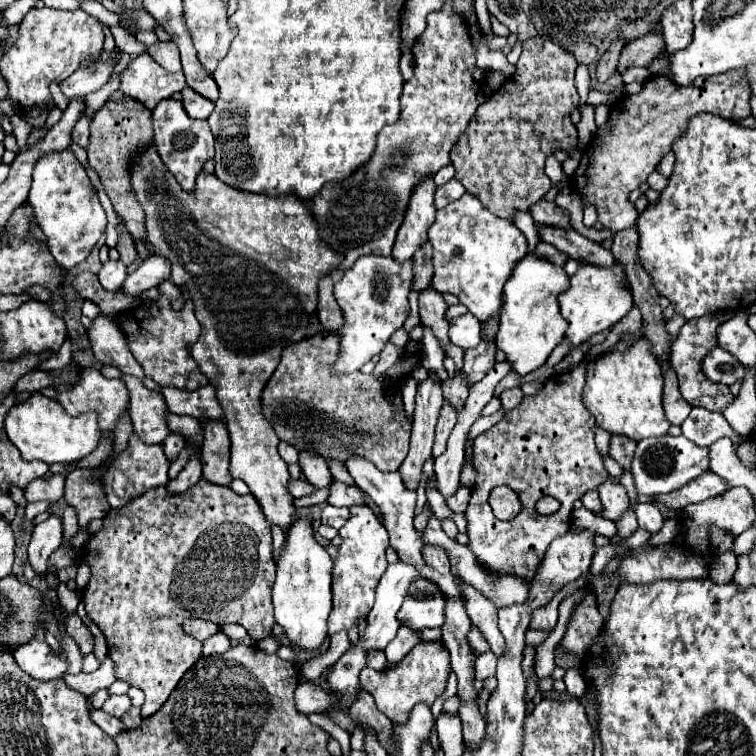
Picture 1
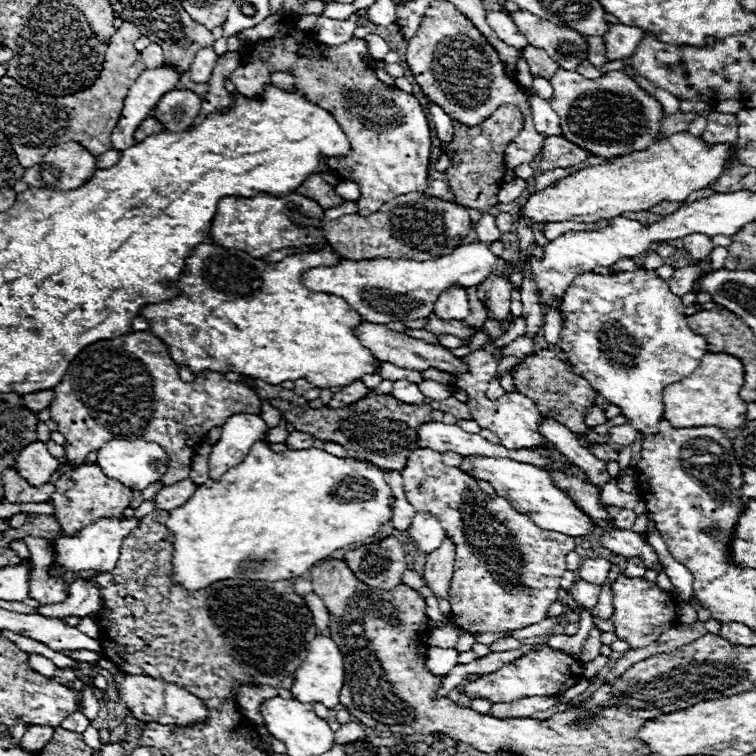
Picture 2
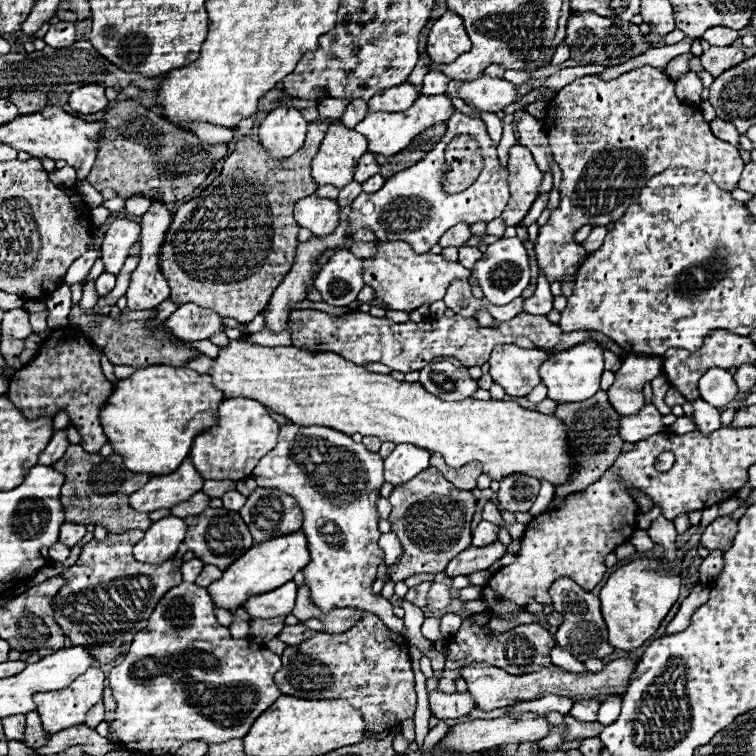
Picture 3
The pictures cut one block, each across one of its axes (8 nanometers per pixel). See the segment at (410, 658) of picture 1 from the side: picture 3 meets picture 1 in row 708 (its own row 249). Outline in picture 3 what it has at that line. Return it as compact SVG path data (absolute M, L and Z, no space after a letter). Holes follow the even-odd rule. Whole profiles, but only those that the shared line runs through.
M378 242L378 254L362 262L362 278L388 310L412 312L426 302L442 300L450 282L454 278L470 278L470 270L462 268L458 262L444 260L440 254L416 254L406 242Z

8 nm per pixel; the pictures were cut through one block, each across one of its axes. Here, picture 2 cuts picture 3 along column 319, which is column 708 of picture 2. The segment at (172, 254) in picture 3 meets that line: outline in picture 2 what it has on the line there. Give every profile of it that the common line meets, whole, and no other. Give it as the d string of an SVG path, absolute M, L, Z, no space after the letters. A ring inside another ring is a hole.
M714 112L708 116L708 124L706 130L702 134L702 140L712 146L712 144L730 144L732 148L736 148L736 140L738 140L738 122L734 114L722 114L722 112Z

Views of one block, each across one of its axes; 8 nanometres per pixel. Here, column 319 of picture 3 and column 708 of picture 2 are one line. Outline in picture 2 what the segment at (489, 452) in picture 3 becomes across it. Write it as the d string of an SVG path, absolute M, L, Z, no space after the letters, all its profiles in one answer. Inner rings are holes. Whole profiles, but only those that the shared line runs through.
M708 354L684 380L668 386L664 390L664 418L676 426L718 426L724 430L734 430L746 424L746 402L740 398L740 388L744 384L744 364L730 354Z

